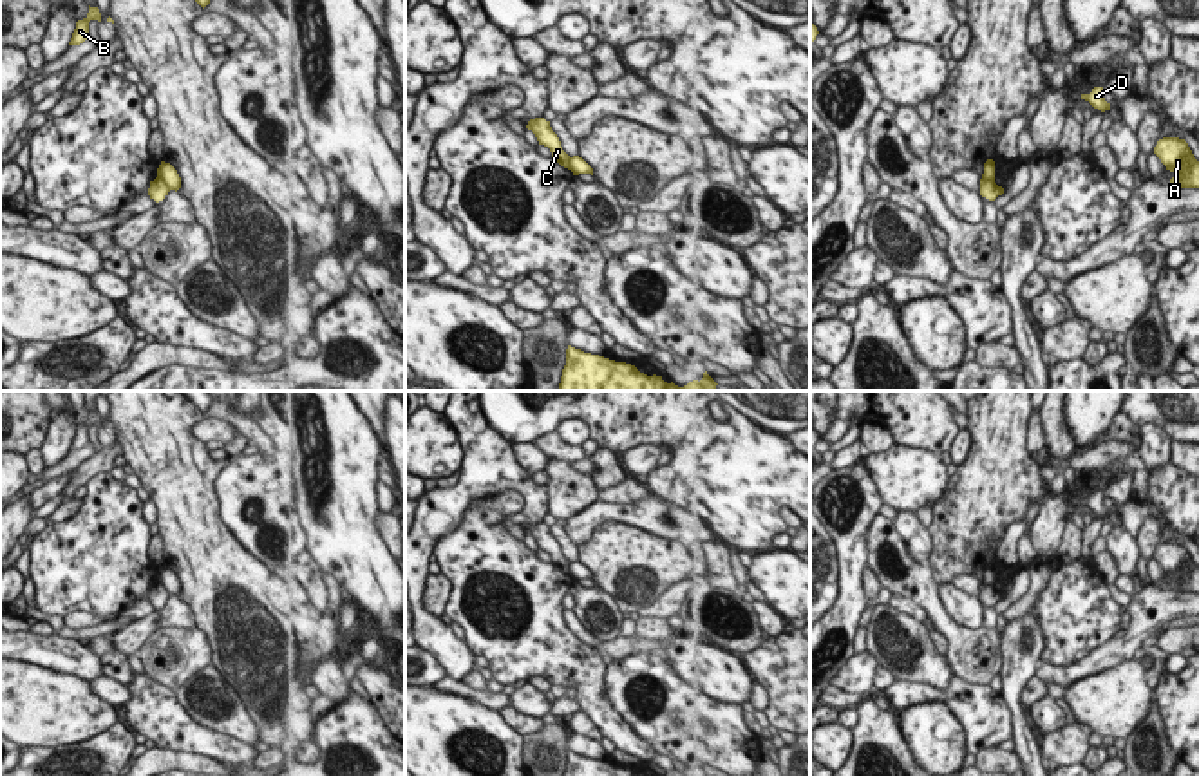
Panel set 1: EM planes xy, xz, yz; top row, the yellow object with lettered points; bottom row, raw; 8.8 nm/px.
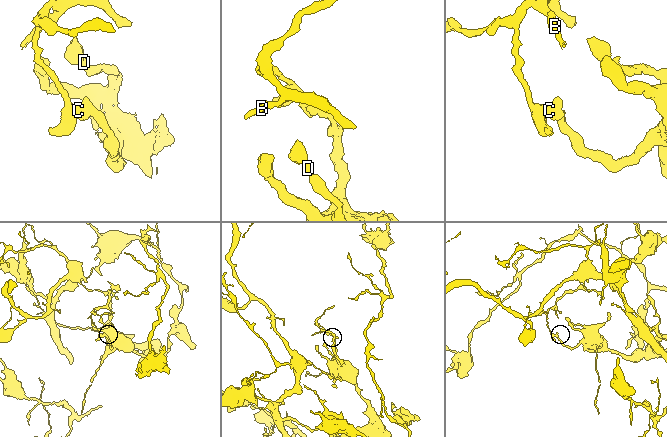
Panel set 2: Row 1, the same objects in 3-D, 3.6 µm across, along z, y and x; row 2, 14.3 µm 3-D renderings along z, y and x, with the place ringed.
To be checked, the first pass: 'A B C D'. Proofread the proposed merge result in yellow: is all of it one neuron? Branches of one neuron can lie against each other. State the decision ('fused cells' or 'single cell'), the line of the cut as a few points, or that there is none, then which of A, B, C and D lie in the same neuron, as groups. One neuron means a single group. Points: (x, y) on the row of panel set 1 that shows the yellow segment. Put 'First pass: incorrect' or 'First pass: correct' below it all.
fused cells; cut in xy along (158, 176), (170, 189); A D / B C
First pass: incorrect

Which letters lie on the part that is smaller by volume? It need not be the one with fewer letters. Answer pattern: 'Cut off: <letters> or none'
Cut off: B, C.

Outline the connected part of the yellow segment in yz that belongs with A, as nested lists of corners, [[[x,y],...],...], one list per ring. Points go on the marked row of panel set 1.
[[[1163,137],[1154,147],[1154,154],[1174,174],[1172,186],[1199,188],[1199,161],[1194,157],[1188,143],[1179,137]]]

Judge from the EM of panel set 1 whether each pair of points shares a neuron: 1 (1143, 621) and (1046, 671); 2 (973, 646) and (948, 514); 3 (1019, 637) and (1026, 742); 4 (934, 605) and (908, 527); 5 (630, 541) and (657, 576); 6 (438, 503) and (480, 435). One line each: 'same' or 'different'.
1: same
2: different
3: same
4: different
5: same
6: same

